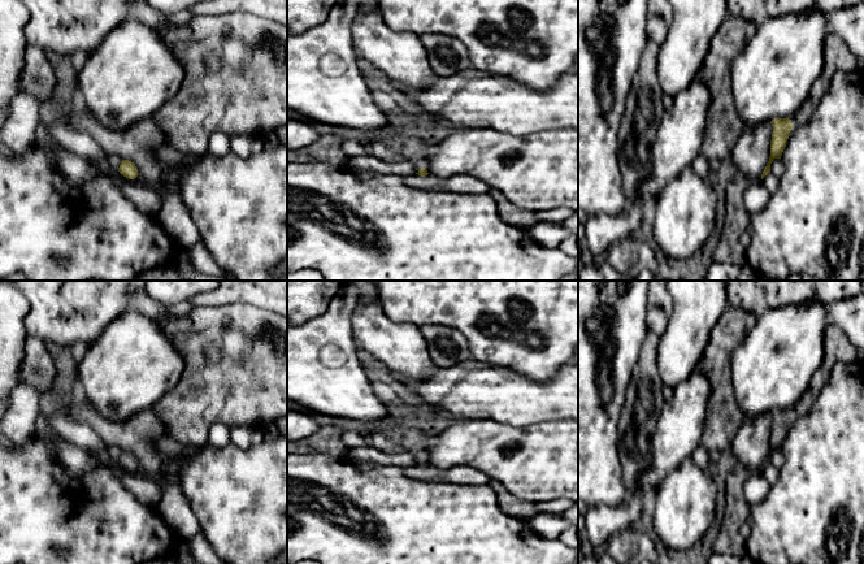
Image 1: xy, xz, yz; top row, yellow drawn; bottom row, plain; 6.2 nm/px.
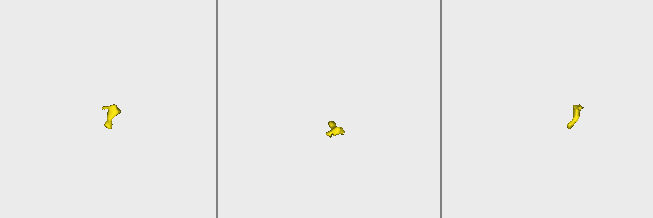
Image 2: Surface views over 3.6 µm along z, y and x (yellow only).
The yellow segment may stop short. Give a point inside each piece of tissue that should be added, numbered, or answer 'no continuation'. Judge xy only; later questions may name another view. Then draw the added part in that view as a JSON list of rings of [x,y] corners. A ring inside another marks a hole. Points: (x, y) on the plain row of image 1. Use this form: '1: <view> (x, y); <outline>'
1: xy (114, 452); [[[108,446],[107,452],[112,460],[118,461],[122,450],[116,446]]]

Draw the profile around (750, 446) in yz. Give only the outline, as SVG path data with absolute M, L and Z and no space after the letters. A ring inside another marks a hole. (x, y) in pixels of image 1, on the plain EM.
M769 412L757 415L747 421L743 421L743 424L741 425L735 437L731 441L730 448L737 460L737 464L743 465L748 473L761 472L761 465L770 447L772 425L773 417Z

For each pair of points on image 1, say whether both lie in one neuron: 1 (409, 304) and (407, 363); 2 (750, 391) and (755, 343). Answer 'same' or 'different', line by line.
1: different
2: same

